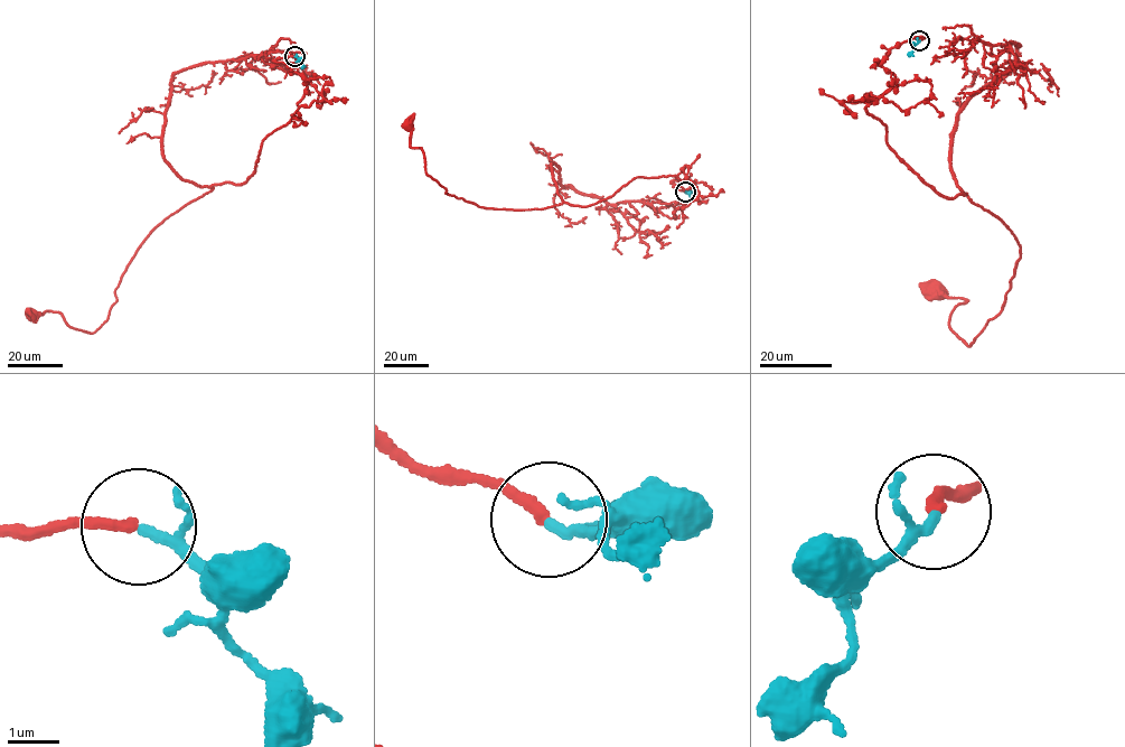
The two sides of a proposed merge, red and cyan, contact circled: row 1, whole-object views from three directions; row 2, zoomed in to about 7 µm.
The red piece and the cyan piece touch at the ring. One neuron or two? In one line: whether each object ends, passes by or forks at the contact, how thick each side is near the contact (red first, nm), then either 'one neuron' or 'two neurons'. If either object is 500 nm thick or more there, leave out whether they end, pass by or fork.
red ends; cyan passes by; calibres 200 and 130 nm; one neuron

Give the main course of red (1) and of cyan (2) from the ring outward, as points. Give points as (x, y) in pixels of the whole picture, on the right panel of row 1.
1: (919, 40), (890, 49), (868, 112), (1021, 248), (969, 346), (948, 321), (966, 301), (937, 290)
2: (919, 40), (913, 47), (913, 56)

